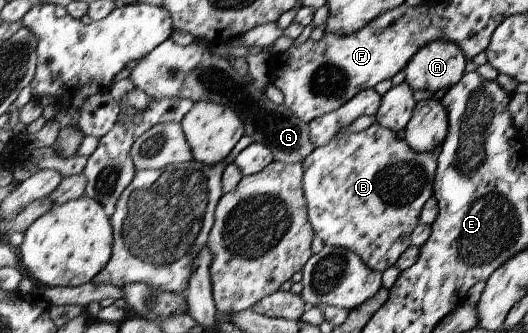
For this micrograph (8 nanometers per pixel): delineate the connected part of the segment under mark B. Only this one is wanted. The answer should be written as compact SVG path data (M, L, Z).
M374 122L368 129L349 135L345 138L332 138L320 147L315 147L314 151L303 161L303 194L307 201L307 216L310 225L313 227L317 237L322 239L324 245L345 248L353 251L362 258L362 261L370 267L370 269L384 272L388 267L394 266L397 259L411 245L411 233L419 224L419 215L423 205L428 201L428 198L433 195L433 179L437 168L436 156L429 153L417 154L406 142L397 137L397 132L391 129L382 127L378 122Z

